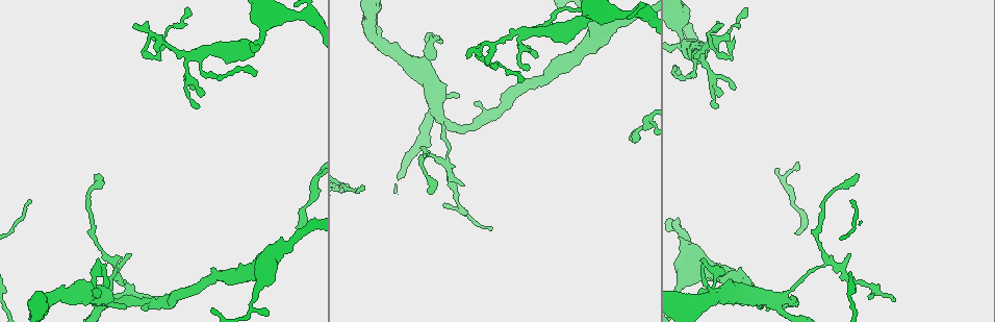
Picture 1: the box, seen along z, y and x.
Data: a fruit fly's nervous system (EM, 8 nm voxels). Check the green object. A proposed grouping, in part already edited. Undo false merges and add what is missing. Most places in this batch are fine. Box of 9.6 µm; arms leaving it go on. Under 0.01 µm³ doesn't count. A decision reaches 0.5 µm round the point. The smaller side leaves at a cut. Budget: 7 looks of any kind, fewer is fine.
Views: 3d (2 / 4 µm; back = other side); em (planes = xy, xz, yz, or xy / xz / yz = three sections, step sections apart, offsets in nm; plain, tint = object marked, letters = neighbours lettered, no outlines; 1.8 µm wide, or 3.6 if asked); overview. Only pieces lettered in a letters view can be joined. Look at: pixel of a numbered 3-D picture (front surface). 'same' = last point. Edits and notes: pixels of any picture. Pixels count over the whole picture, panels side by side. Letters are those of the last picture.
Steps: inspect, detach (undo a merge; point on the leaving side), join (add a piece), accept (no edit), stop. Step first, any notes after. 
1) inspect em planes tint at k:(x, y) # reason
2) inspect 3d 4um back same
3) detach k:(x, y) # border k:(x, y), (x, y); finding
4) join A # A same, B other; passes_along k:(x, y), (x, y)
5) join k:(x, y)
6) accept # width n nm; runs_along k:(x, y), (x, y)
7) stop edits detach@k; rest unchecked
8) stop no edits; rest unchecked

inspect 3d 4um at 1:(431, 194) # long arm stops here

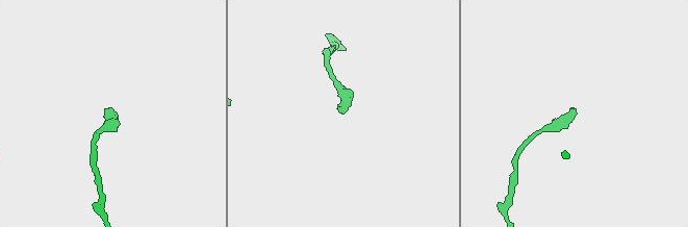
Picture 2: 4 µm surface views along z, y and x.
inspect em planes tint at 2:(573, 107) # now the EM

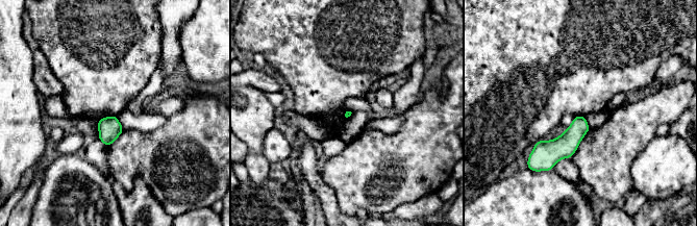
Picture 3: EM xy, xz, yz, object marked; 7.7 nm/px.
inspect em planes letters same # what lies round it

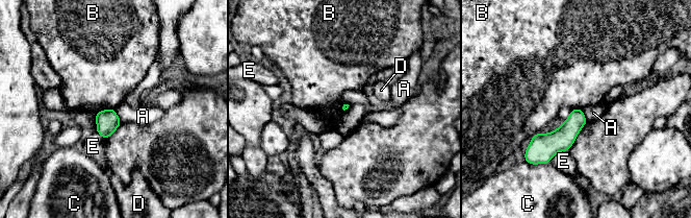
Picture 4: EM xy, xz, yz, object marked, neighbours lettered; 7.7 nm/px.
accept # A other, B other, C other, D other, E other; none of them fits

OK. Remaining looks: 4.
inspect 3d 2um at 1:(111, 264) # a fork

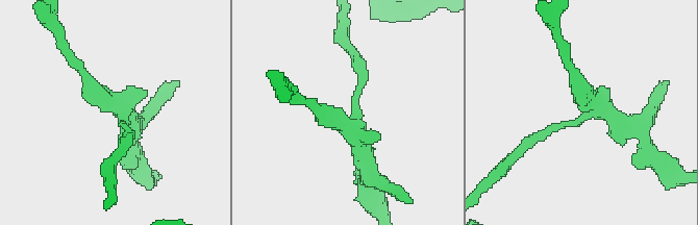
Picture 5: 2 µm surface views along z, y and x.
inspect em planes letters at 5:(352, 124) # shape alone is not enough

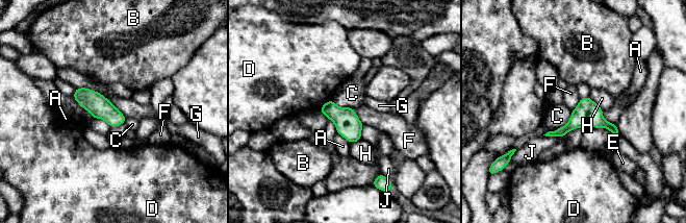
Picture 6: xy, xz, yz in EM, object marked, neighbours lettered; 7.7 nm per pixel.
accept # A other, B other, C other, D other, E other, F other, G other, H other, J other; border 6:(102, 95), (126, 117); one neuron here

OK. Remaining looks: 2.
inspect 3d 2um at 1:(799, 234) # free end

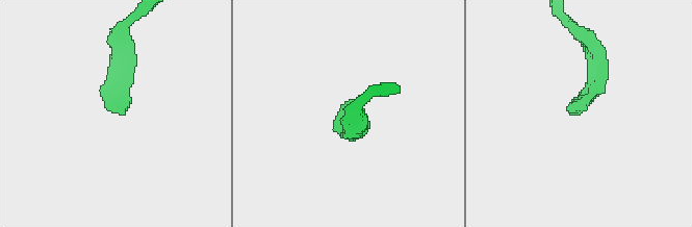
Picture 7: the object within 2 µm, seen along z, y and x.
inspect em planes letters at 7:(569, 111)

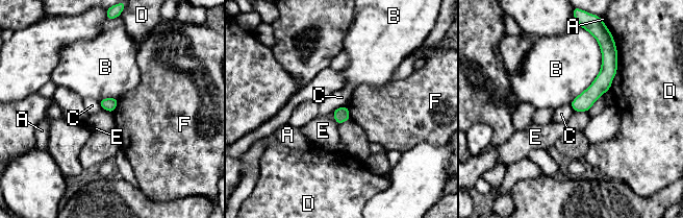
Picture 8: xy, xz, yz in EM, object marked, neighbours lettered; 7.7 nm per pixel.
accept # width 110 nm; A other, B other, C other, D other, E other, F other; runs_along 8:(607, 55), (603, 81), (576, 108); none of them fits

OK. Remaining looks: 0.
stop no edits; rest unchecked

